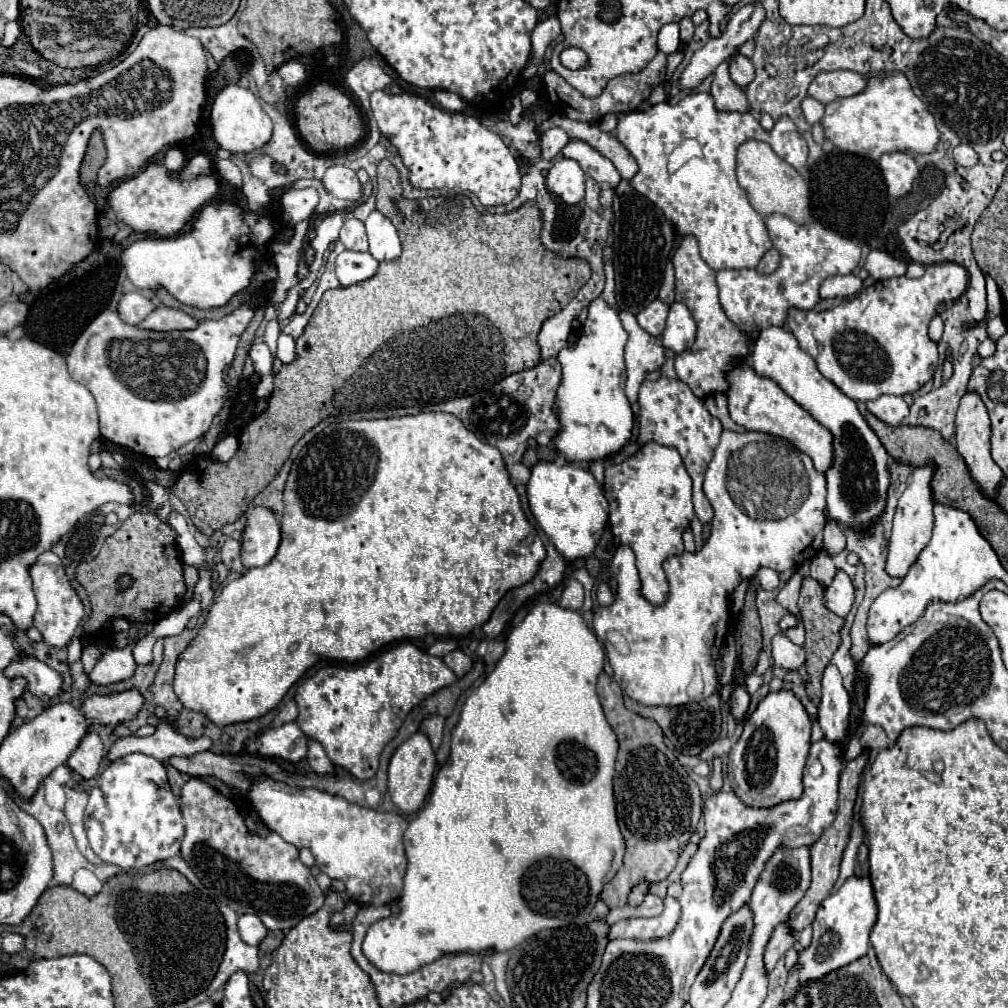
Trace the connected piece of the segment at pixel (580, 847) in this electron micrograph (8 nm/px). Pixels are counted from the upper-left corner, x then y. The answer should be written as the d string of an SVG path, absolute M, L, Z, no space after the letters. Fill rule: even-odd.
M535 600L527 616L521 624L517 624L509 636L507 636L507 648L505 654L495 664L493 672L477 686L467 702L463 704L459 724L455 726L451 734L451 754L449 762L445 762L437 776L425 806L417 812L415 820L409 822L409 828L405 830L403 844L405 844L405 856L407 856L407 872L405 872L405 886L399 900L401 912L397 916L391 916L389 920L375 922L363 942L365 956L385 972L395 974L409 974L443 954L455 954L455 952L481 952L487 948L493 948L495 952L507 952L515 946L519 946L523 940L531 938L533 934L545 930L545 928L559 928L561 924L577 922L579 916L589 914L599 898L599 892L607 882L613 880L619 866L623 864L623 852L625 842L621 838L617 816L615 816L615 798L613 798L613 768L615 768L615 756L617 756L617 736L613 734L609 722L605 720L603 708L597 700L597 676L603 670L605 664L605 652L599 644L597 636L587 628L581 614L575 610L565 610L551 602ZM567 914L567 922L561 920L561 916Z

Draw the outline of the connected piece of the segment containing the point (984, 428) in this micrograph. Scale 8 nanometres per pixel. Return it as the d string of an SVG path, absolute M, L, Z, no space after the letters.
M965 392L965 396L961 398L959 410L957 410L957 450L959 454L965 458L973 480L977 482L977 486L983 490L983 494L989 494L989 498L993 498L993 486L997 486L997 482L1001 482L1003 472L1001 468L995 464L995 460L991 458L991 422L989 422L989 412L987 406L983 404L981 396L977 392Z

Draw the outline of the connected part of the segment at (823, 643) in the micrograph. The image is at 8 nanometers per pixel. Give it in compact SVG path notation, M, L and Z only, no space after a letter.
M803 578L803 584L801 584L801 596L799 596L799 610L801 610L801 620L805 624L805 630L807 630L807 636L805 636L805 644L803 644L803 650L807 654L807 660L805 660L805 668L807 668L807 676L809 680L805 682L805 690L807 690L807 696L809 700L819 706L821 702L821 674L823 674L823 668L829 664L831 656L835 654L835 650L839 648L841 644L841 628L845 624L845 618L833 614L831 610L827 610L827 606L823 604L823 586L813 580L813 578Z

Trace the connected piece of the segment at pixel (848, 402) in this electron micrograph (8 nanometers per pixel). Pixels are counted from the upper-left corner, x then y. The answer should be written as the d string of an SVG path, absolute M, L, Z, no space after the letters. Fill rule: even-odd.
M771 326L761 330L751 354L751 364L759 376L775 380L801 408L805 408L833 434L833 464L825 472L827 516L859 534L867 532L885 510L891 472L887 468L889 454L879 442L877 434L869 428L855 400L845 396L833 382L823 378L815 366L815 360L799 348L795 336L787 328Z

